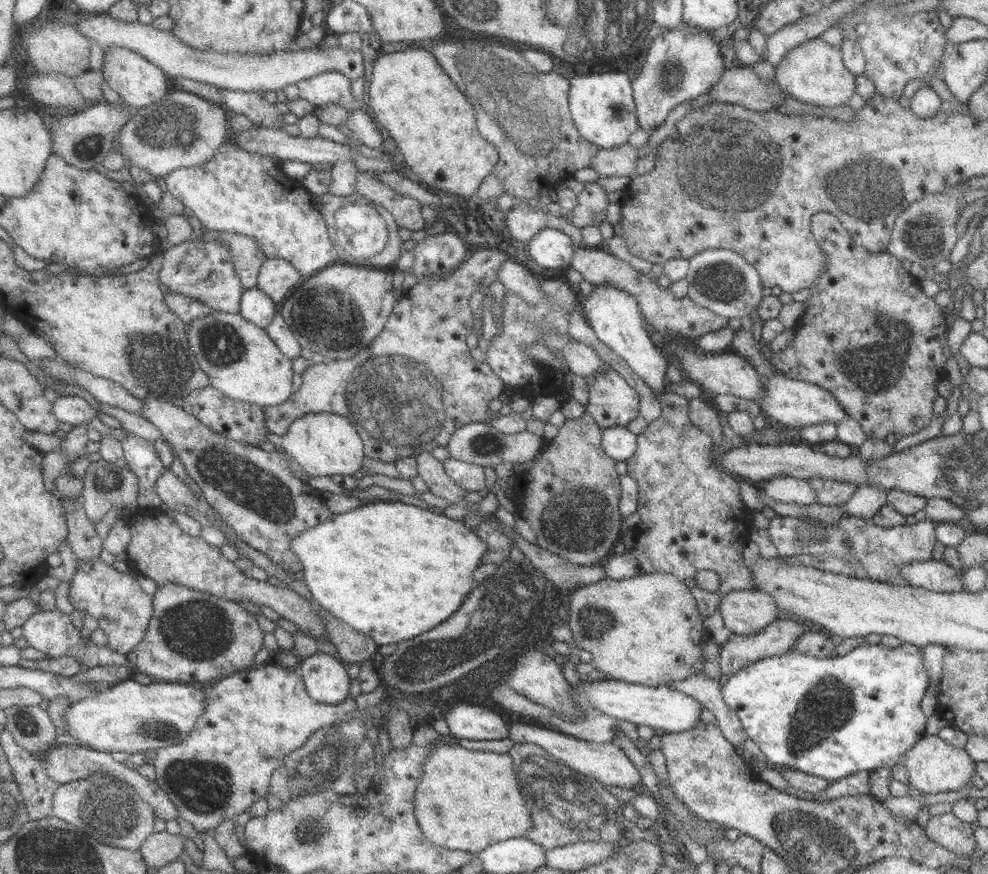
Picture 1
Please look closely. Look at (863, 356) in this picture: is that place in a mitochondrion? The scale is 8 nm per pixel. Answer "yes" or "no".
yes

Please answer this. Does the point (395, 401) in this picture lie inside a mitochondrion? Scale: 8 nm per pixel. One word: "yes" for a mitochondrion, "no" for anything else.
yes

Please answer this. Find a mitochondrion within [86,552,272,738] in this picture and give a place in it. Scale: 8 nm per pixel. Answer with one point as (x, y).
(194, 631)

